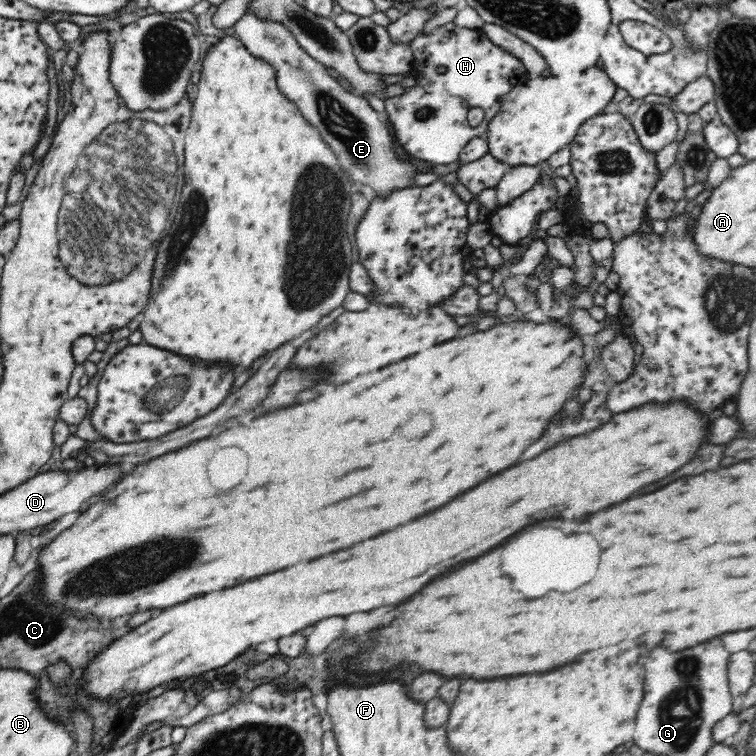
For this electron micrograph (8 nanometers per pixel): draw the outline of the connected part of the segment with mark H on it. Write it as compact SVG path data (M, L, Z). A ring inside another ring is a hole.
M453 22L438 27L431 35L419 33L409 45L412 62L408 74L413 75L415 84L404 88L401 94L383 99L387 121L394 132L394 142L416 160L433 164L454 162L467 142L487 134L489 120L500 112L505 96L513 86L528 79L526 68L513 55L495 46L482 31L460 28ZM469 110L484 111L483 121L475 128L470 127L466 121Z

